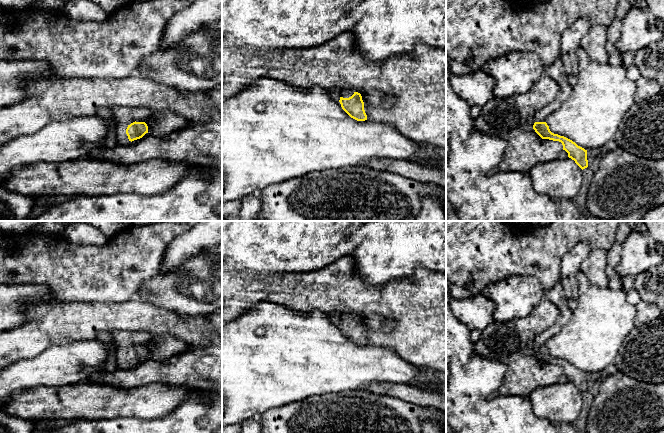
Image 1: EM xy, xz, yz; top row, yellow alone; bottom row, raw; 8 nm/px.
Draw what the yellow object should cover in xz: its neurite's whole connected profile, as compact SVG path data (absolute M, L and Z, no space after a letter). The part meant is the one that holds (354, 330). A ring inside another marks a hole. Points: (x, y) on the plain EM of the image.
M352 313L341 315L339 324L342 333L353 343L357 345L367 344L367 339L364 334L364 326L360 317Z

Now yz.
M560 279L551 289L545 292L545 298L552 301L557 306L559 309L559 317L553 325L535 336L533 353L542 363L561 366L563 374L568 377L568 381L574 384L583 394L588 391L587 374L564 360L552 357L545 346L546 342L560 331L560 329L570 320L572 315Z

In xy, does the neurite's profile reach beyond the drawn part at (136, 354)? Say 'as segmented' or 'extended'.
extended

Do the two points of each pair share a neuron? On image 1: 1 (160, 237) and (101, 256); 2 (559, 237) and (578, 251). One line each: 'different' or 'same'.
1: same
2: different

